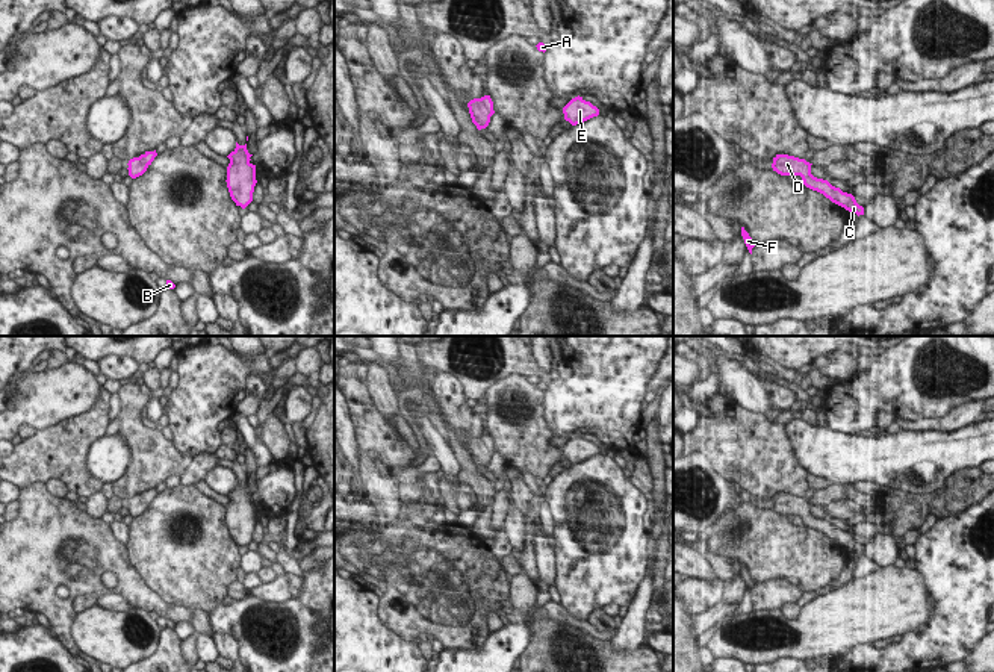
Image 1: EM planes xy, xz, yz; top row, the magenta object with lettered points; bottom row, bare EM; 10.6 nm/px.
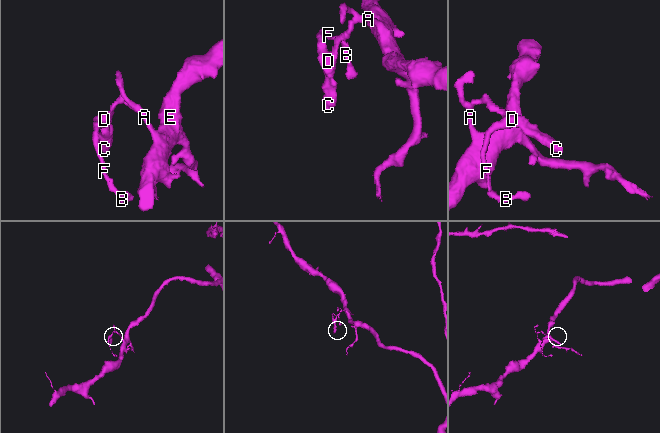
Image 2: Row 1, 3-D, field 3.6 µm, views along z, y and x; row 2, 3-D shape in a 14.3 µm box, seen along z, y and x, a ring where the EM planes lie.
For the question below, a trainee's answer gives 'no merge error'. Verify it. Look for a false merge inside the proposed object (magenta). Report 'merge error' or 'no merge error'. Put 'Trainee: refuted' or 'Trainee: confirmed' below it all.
no merge error
Trainee: confirmed

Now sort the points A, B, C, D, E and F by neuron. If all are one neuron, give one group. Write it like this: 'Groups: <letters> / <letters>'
Groups: A B C D E F

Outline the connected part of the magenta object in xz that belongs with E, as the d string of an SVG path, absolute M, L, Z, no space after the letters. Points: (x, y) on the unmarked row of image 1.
M578 434L563 446L563 453L566 460L569 460L572 465L576 465L593 456L598 456L599 448Z

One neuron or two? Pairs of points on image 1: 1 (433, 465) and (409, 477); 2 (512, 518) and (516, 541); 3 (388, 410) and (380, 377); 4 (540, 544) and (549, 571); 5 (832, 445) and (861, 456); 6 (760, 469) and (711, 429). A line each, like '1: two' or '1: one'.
1: one
2: one
3: one
4: one
5: one
6: one

